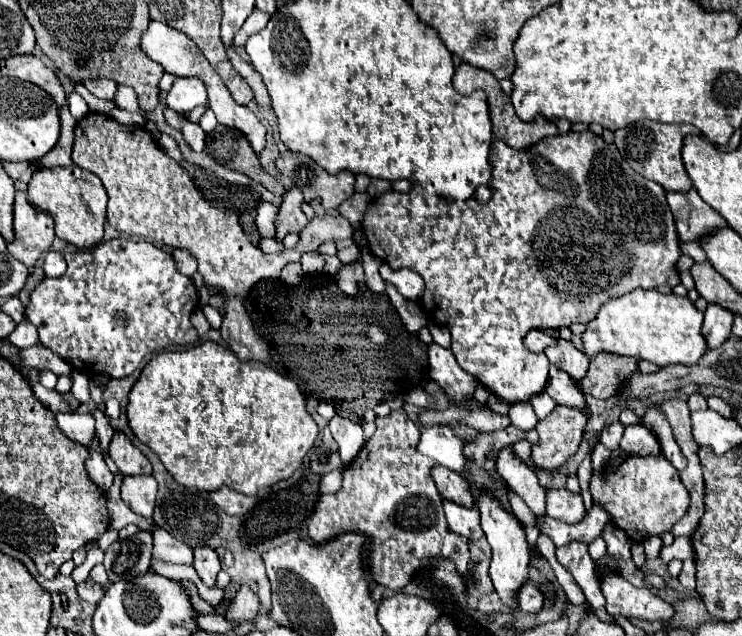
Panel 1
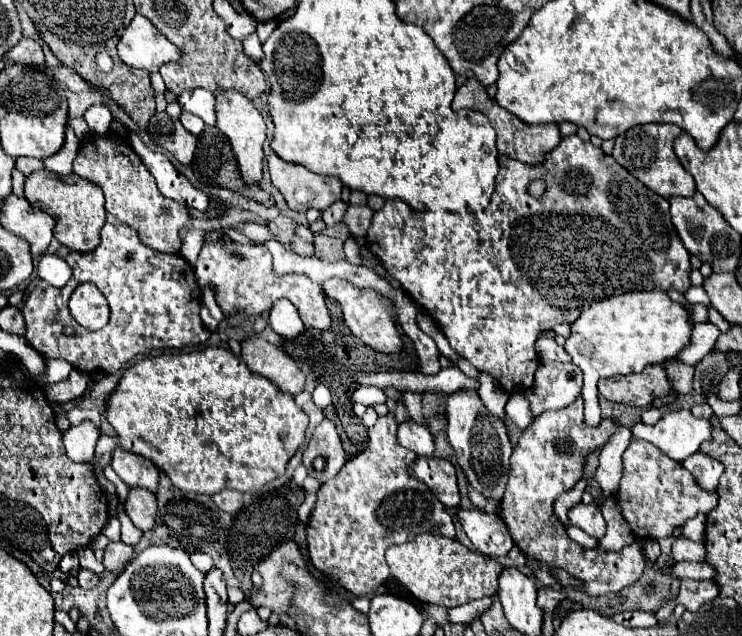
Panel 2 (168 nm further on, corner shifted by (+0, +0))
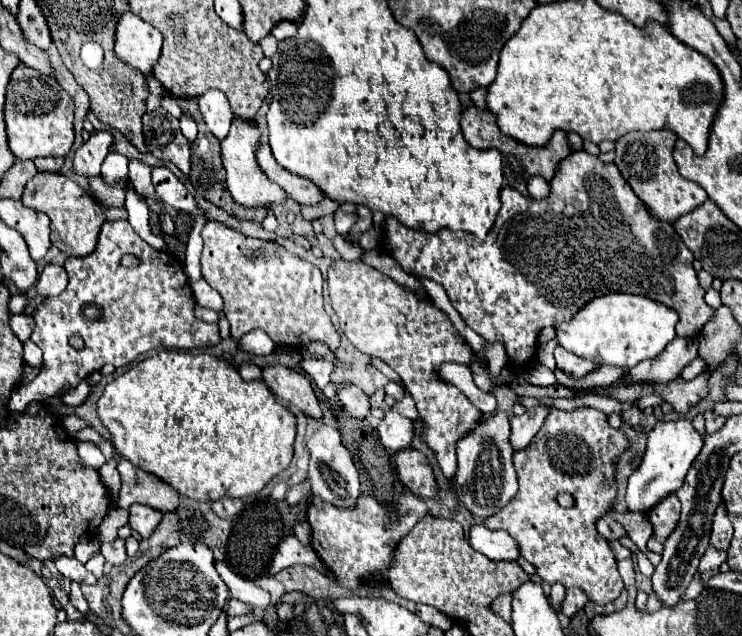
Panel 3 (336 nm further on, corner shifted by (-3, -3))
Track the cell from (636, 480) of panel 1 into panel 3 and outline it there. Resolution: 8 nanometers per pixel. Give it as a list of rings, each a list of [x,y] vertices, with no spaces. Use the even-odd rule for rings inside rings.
[[[674,493],[668,495],[654,509],[648,511],[648,517],[650,517],[650,523],[654,525],[654,535],[660,537],[660,539],[666,539],[674,531],[678,517],[680,517],[678,497]]]

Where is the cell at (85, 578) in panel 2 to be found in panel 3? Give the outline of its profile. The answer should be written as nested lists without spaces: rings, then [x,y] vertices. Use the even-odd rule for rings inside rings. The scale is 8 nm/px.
[[[60,555],[58,559],[54,559],[56,563],[56,569],[70,581],[78,581],[78,583],[88,583],[88,585],[94,585],[96,583],[96,577],[82,565],[78,563],[74,557],[66,557],[66,555]]]

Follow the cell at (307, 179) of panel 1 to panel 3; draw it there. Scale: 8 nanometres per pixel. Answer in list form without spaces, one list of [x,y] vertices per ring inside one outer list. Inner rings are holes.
[[[260,143],[258,149],[256,149],[256,161],[260,165],[260,169],[264,171],[264,175],[274,181],[276,185],[280,185],[290,199],[294,199],[296,203],[306,203],[306,205],[314,205],[318,203],[322,197],[322,191],[312,183],[312,181],[306,181],[304,177],[298,177],[298,175],[292,175],[288,173],[286,169],[282,169],[272,153],[270,153],[270,145],[268,143]]]

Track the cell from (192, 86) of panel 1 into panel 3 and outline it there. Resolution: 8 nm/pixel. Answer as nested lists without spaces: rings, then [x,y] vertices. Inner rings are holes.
[[[210,89],[202,97],[198,97],[198,103],[208,129],[222,141],[234,121],[234,113],[230,109],[230,103],[226,101],[226,95],[218,89]]]

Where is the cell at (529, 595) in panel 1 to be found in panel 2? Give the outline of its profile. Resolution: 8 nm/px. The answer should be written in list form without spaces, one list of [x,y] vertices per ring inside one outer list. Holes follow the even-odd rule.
[[[541,588],[537,594],[537,606],[541,610],[553,610],[561,600],[565,598],[565,590],[555,590],[555,588]]]

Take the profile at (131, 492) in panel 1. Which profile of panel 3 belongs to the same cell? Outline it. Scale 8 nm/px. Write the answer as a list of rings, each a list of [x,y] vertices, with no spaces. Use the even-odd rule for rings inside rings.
[[[132,505],[130,507],[130,525],[144,539],[148,539],[152,535],[152,531],[160,523],[160,519],[162,519],[162,513],[158,513],[156,509],[150,509],[146,505]]]

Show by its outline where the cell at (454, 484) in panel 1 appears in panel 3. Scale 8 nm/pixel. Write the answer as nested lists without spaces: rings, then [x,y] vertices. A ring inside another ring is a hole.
[[[412,447],[402,449],[394,455],[394,463],[398,479],[408,491],[418,497],[436,497],[436,481],[432,469],[420,451]]]

